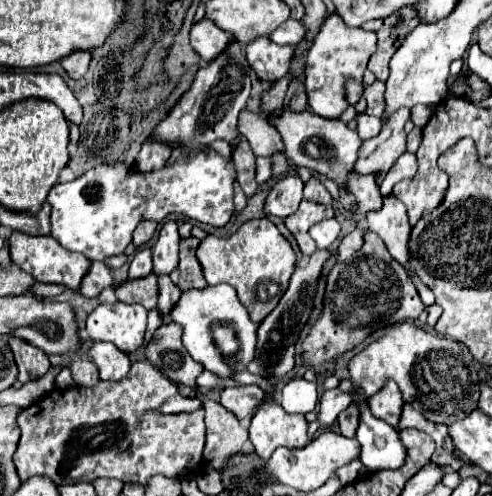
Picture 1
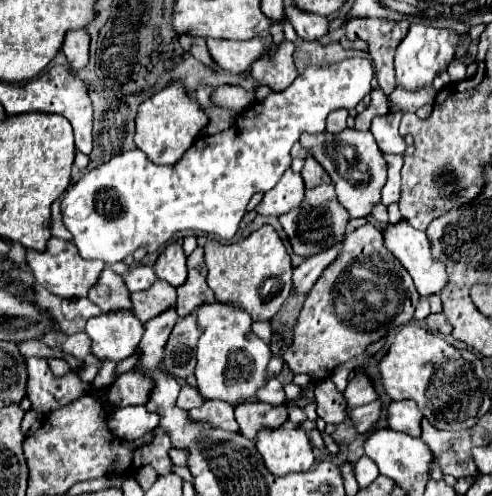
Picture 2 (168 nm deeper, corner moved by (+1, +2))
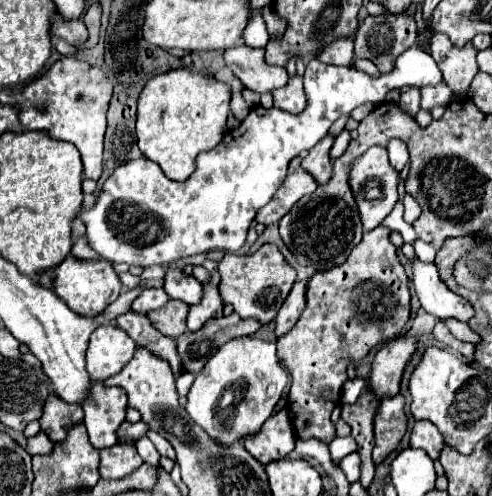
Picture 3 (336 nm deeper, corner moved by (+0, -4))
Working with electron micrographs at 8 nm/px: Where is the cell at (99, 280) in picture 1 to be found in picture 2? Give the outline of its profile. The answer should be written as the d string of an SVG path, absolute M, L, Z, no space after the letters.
M109 266L103 270L97 286L89 292L89 300L95 302L103 312L131 310L131 294L119 274L115 274Z

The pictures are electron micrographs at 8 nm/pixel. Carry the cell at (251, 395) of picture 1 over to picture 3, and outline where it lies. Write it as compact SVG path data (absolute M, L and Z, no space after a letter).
M286 408L278 410L266 424L262 424L262 432L258 436L248 436L244 440L244 448L262 464L284 458L294 450L296 432L294 424L290 424L290 412Z

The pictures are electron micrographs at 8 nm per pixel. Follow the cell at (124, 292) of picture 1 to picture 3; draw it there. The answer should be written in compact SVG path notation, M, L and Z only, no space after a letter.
M168 300L162 310L148 312L146 316L164 336L180 336L186 332L186 314L188 304L182 304L182 300Z

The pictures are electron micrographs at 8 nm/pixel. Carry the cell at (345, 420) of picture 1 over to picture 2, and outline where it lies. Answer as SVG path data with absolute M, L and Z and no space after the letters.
M375 400L371 404L365 404L365 406L359 406L359 408L353 408L349 412L349 418L351 422L355 424L355 428L359 430L359 434L369 434L373 430L373 426L379 422L381 418L381 410L383 410L383 402L381 400Z

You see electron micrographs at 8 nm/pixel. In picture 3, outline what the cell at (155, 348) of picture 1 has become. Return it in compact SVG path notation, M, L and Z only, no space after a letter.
M238 314L222 316L208 320L198 332L182 334L176 340L178 356L182 356L182 364L186 372L198 374L200 368L210 360L210 356L222 346L224 342L236 338L236 336L250 336L254 334L262 324L256 320L242 320Z

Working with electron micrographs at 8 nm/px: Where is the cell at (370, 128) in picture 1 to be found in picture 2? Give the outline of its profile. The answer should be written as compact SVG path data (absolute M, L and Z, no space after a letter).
M389 112L387 116L379 116L373 120L371 134L375 136L379 148L385 154L403 154L407 148L403 136L399 134L401 118L403 118L401 112Z

